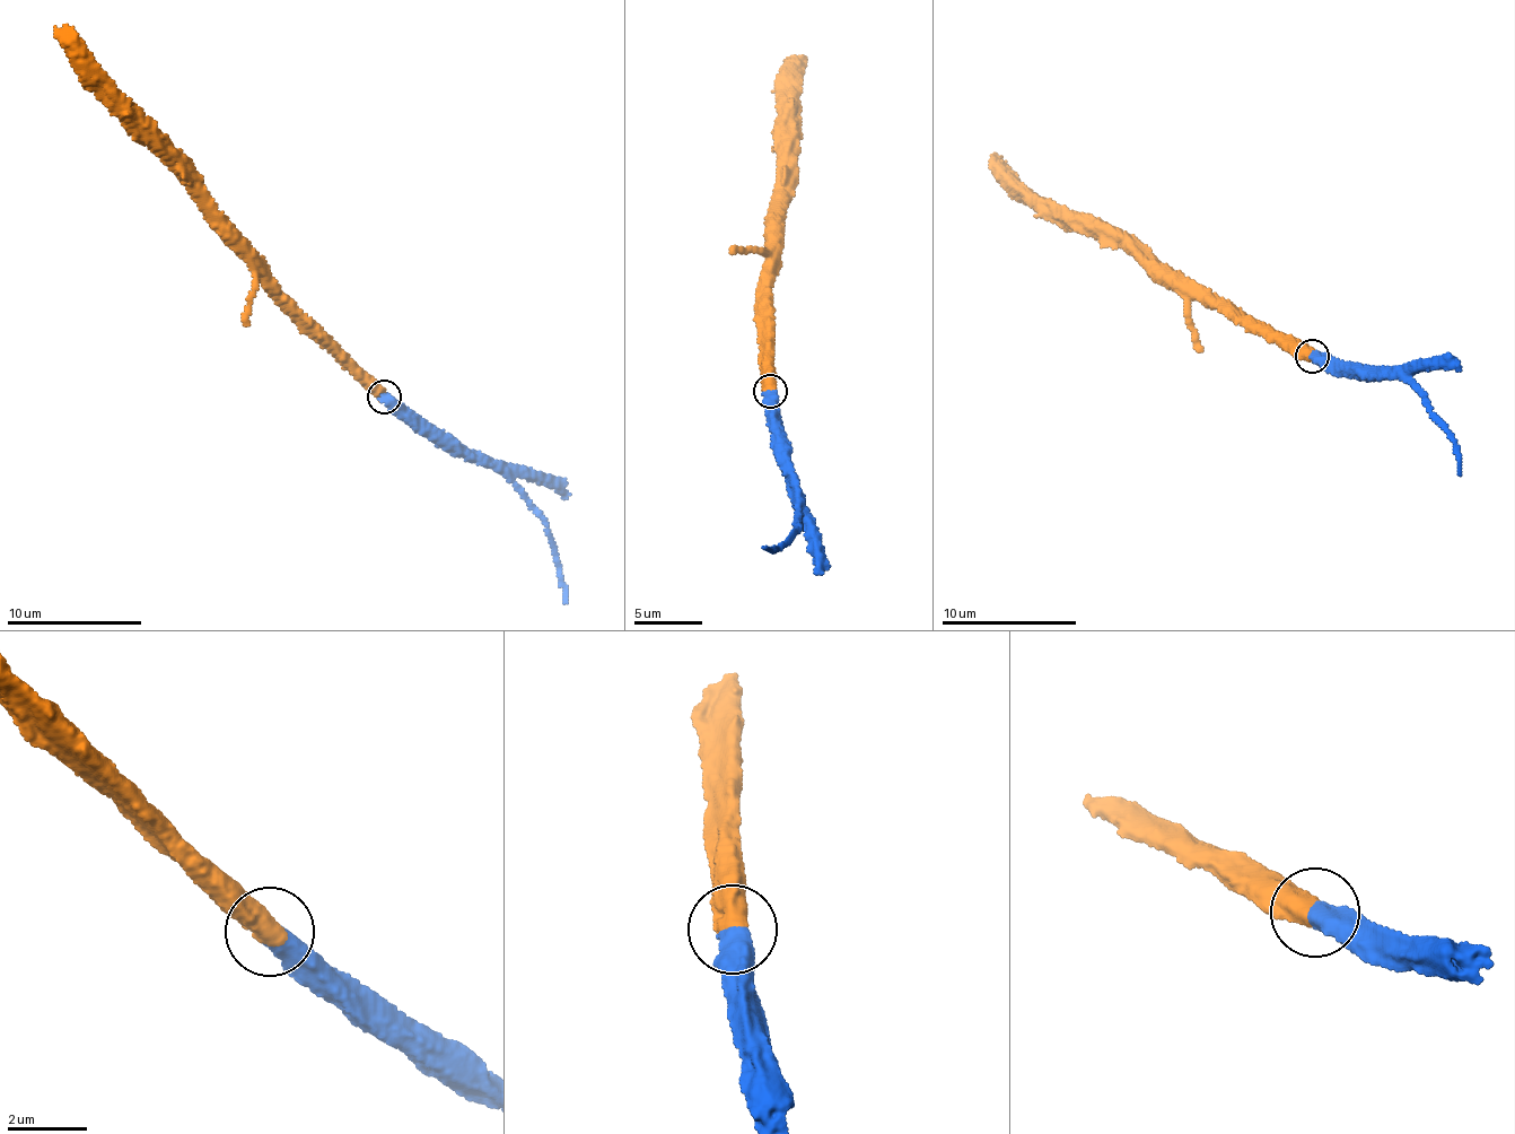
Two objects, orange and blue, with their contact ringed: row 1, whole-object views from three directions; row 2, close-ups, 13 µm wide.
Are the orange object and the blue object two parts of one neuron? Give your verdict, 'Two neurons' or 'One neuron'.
One neuron

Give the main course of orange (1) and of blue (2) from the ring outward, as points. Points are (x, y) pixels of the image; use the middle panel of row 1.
1: (769, 390), (770, 372), (764, 359), (770, 320), (764, 287), (786, 189), (785, 166), (800, 92), (789, 62)
2: (769, 393), (798, 529), (779, 549), (765, 547)

